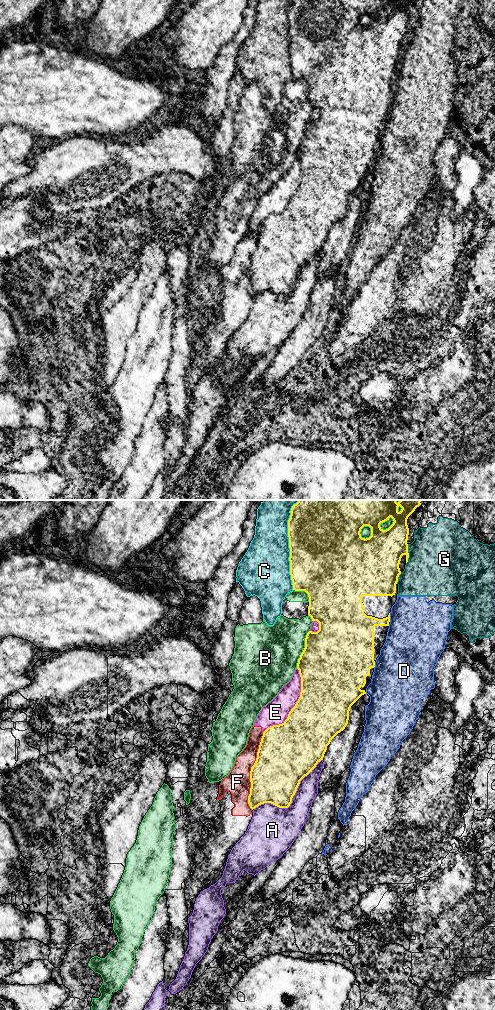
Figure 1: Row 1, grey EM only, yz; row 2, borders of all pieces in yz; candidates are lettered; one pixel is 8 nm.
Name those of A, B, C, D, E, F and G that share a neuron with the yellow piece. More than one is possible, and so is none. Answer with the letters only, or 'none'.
none

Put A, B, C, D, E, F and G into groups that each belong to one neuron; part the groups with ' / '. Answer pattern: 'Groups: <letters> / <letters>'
Groups: A / B / C / D G / E F

